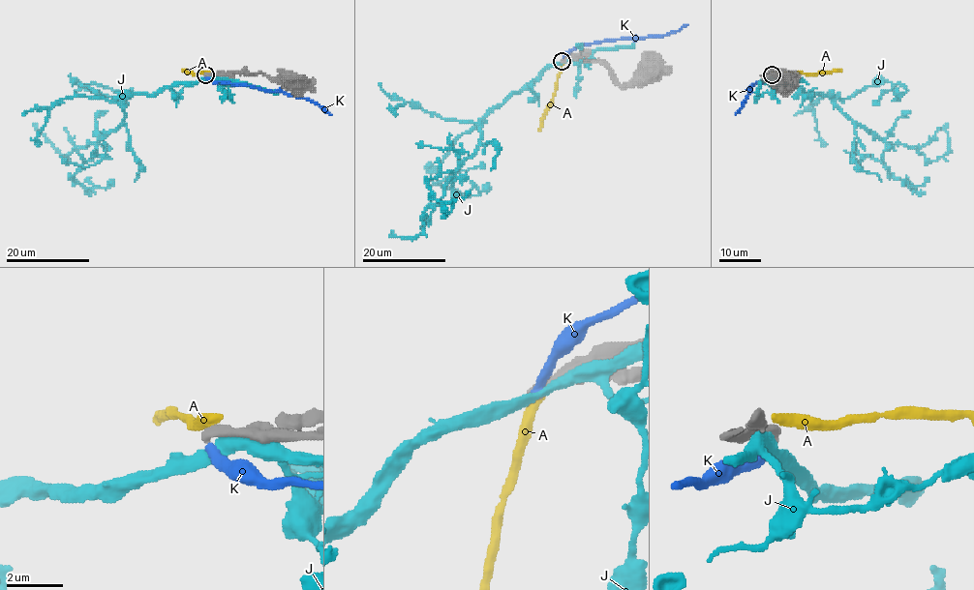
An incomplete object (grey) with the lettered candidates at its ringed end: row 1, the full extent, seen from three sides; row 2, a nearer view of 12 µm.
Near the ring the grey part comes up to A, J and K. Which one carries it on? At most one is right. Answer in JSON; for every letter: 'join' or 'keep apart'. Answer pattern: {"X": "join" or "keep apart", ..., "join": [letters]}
{"A": "keep apart", "J": "keep apart", "K": "keep apart", "join": []}

